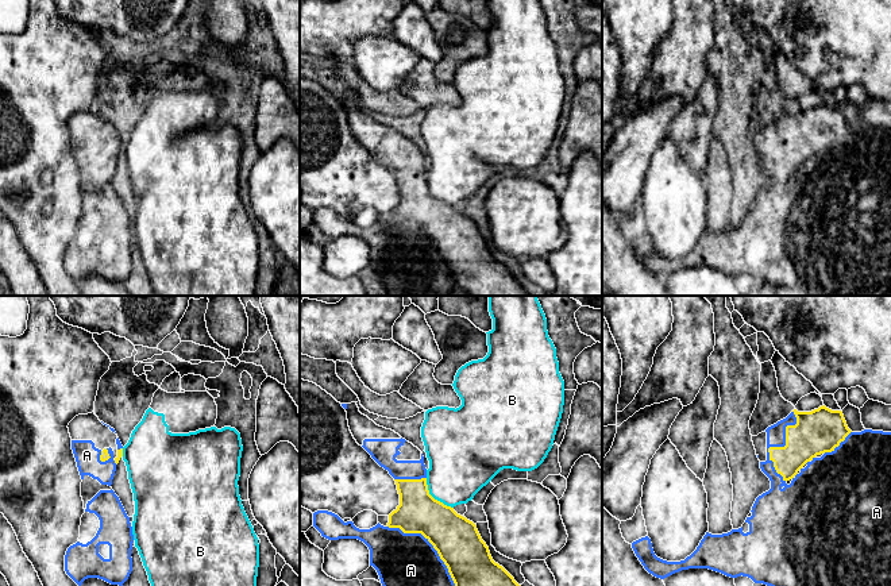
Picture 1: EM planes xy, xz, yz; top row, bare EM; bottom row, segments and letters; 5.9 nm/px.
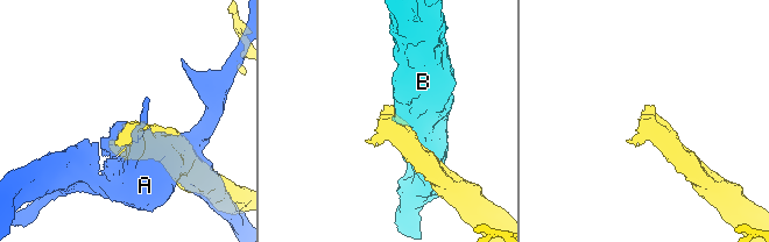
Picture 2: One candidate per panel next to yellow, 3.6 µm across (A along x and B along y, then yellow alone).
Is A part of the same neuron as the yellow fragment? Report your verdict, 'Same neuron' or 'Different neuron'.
Same neuron

